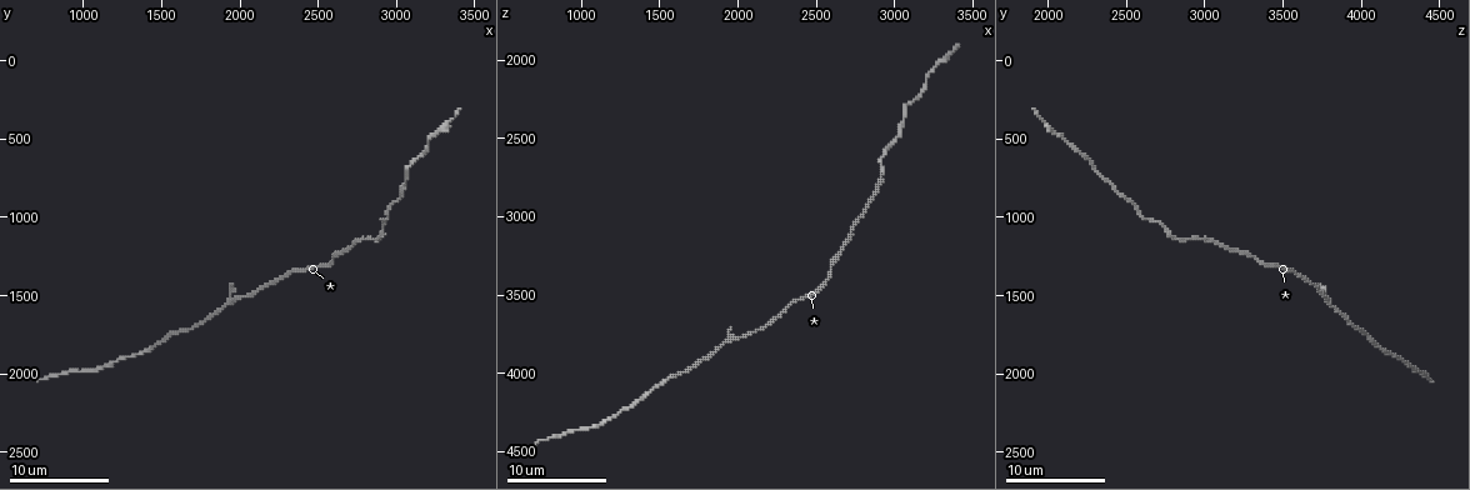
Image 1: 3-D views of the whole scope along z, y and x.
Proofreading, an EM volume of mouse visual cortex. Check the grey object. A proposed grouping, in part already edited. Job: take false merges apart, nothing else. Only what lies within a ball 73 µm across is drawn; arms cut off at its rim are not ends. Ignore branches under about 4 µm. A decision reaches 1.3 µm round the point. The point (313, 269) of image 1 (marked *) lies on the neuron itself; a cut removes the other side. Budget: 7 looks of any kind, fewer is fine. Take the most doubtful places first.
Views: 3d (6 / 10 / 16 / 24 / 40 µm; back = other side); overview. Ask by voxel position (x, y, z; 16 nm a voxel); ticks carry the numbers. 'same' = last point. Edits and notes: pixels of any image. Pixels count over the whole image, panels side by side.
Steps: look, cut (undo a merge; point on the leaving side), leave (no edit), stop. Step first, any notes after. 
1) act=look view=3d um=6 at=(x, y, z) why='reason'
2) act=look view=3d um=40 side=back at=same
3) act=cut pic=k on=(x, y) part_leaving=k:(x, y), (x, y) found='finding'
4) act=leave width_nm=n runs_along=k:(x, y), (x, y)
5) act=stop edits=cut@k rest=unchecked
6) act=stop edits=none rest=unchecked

act=look view=3d um=10 at=(2900, 1120, 2860) why='thick turns thin'

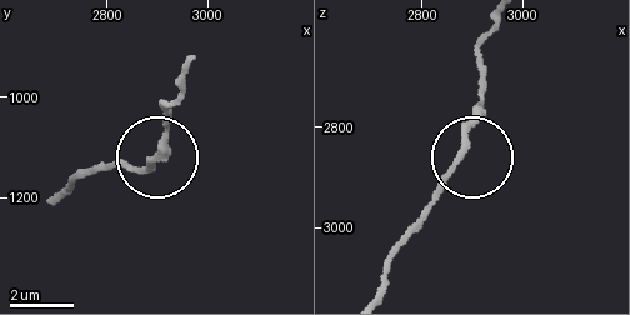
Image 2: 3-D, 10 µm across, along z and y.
act=look view=3d um=6 at=(2880, 1140, 2845) why='closer look'

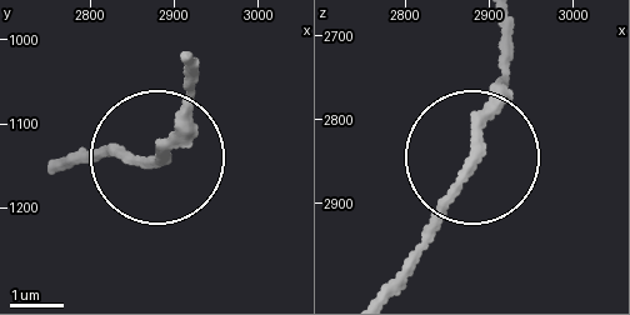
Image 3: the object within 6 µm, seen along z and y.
act=leave width_nm=180 runs_along=3:(381, 290), (471, 156), (511, 53) found='all the same neuron'

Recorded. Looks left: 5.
act=look view=3d um=16 at=(1000, 2000, 4360) why='thick turns thin'

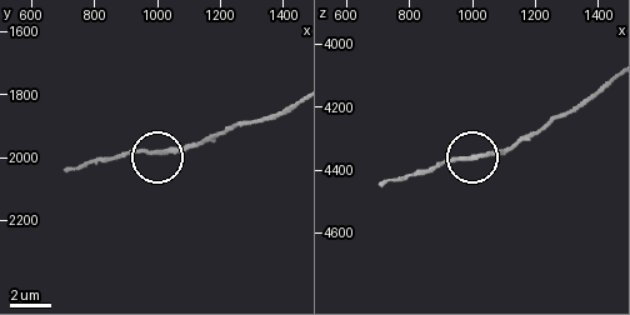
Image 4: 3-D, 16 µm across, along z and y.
act=leave width_nm=220 runs_along=4:(606, 81), (506, 146), (416, 169) found='one neuron here'

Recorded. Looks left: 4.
act=look view=3d um=10 at=(1880, 1600, 3820) why='a narrow waist'

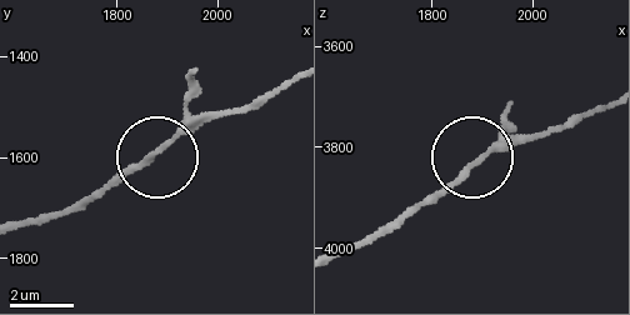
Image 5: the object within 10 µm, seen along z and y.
act=leave found='all the same neuron'

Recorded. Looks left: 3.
act=look view=3d um=6 at=(2660, 1240, 3200) why='sudden change in width'

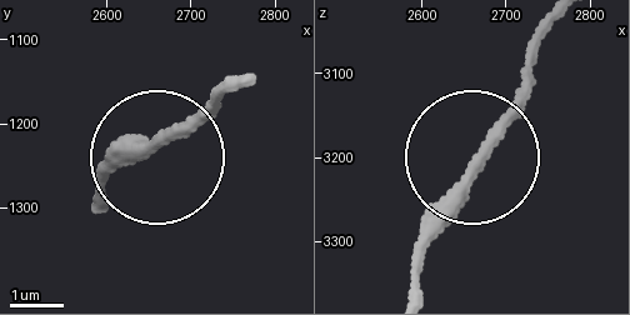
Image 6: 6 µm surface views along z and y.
act=leave runs_along=6:(414, 288), (440, 208), (535, 64) found='continuous, no second neuron'

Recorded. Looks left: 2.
act=stop edits=none rest=unchecked

